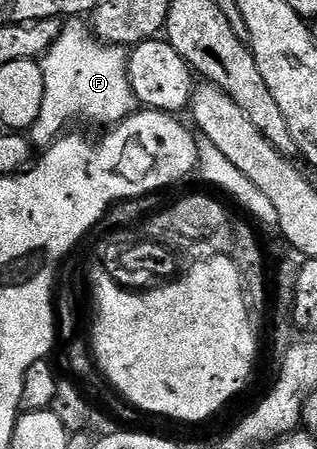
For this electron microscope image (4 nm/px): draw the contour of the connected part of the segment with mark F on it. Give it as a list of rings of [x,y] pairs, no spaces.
[[[64,21],[62,32],[41,59],[45,76],[45,100],[29,131],[32,147],[51,146],[63,137],[70,127],[67,125],[78,118],[84,118],[87,122],[100,122],[103,128],[110,128],[136,113],[135,93],[127,75],[127,56],[128,51],[124,47],[108,46],[99,41],[86,21]]]

